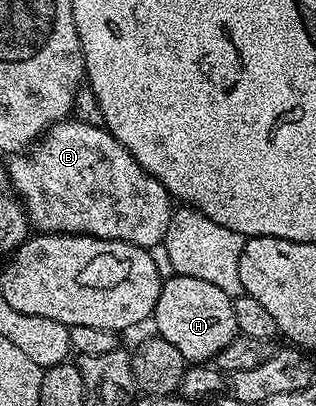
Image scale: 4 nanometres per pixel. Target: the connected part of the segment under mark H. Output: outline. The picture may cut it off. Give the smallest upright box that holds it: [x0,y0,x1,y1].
[153,275,239,362]

